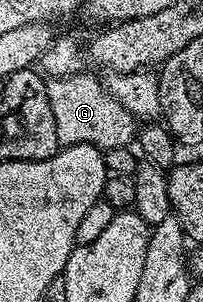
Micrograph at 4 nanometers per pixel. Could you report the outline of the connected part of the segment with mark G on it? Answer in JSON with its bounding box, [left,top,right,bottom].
[47,73,138,152]

